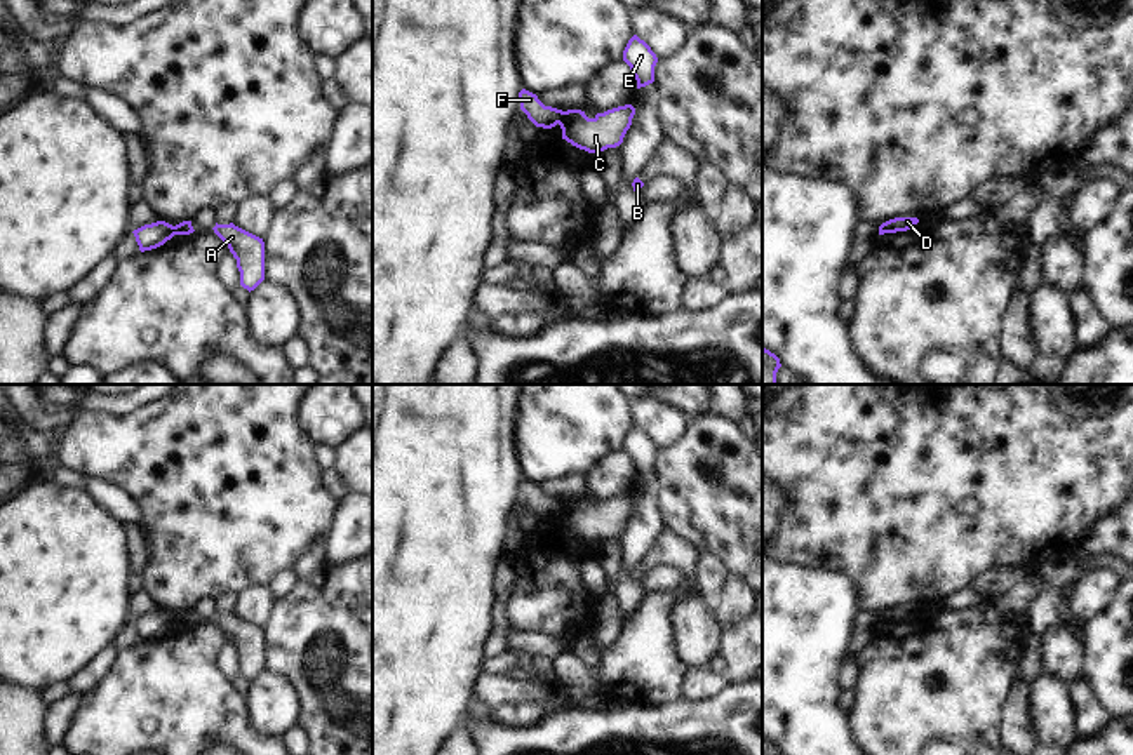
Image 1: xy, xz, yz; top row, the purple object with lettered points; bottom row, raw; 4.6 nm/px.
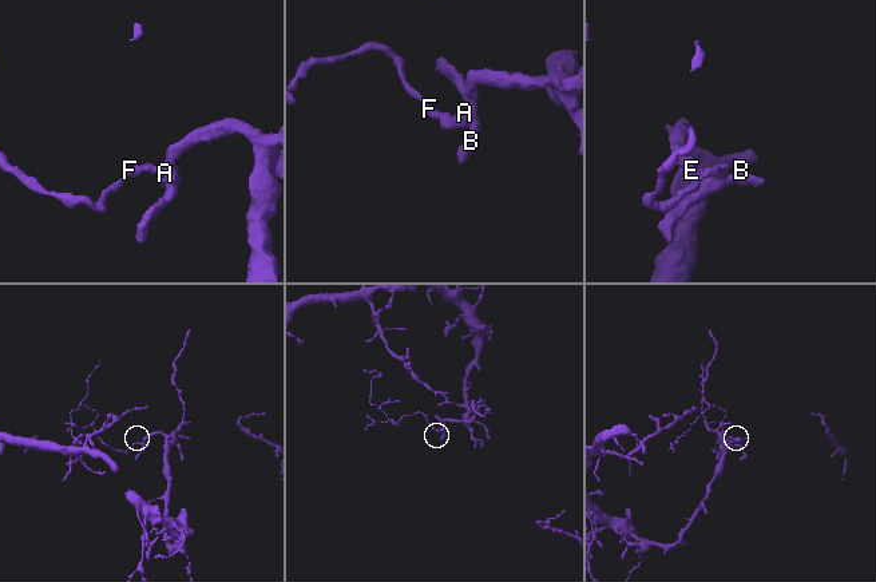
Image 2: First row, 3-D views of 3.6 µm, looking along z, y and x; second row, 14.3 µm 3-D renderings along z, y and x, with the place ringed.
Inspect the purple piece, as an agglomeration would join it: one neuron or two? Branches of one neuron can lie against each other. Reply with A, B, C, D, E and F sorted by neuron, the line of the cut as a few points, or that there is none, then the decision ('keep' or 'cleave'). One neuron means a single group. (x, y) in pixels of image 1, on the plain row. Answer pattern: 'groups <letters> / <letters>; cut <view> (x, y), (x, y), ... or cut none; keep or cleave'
groups A B C D E / F; cut xz (564, 501), (559, 514); cleave

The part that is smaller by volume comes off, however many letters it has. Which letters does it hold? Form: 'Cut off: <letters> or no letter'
Cut off: F

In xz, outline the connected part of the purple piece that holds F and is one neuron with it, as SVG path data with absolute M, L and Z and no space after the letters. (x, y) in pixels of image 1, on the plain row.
M522 478L519 482L519 489L520 489L520 499L527 504L527 508L536 515L536 517L543 517L543 518L552 518L557 513L562 511L564 508L564 501L552 498L552 496L545 496L536 484Z

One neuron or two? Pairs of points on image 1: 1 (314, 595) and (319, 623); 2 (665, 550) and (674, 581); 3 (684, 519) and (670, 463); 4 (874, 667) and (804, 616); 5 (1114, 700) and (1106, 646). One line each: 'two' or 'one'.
1: one
2: two
3: one
4: two
5: one

